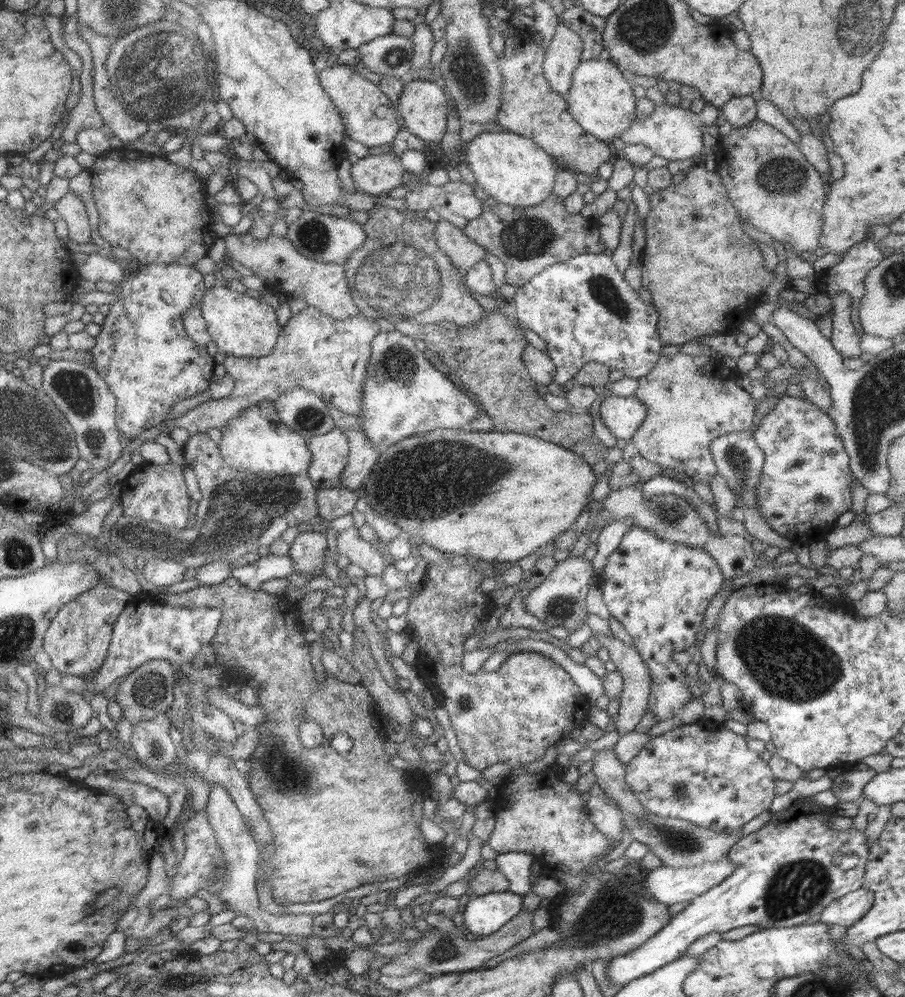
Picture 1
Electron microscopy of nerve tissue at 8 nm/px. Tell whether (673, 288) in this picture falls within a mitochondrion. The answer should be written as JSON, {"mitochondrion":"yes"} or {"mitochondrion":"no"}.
{"mitochondrion":"no"}

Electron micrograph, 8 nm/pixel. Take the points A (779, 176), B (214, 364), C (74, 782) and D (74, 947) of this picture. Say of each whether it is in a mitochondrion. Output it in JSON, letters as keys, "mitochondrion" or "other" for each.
{"A":"mitochondrion","B":"other","C":"other","D":"other"}

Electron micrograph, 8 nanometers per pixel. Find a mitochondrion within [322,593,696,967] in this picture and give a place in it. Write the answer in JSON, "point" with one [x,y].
{"point":[610,913]}

